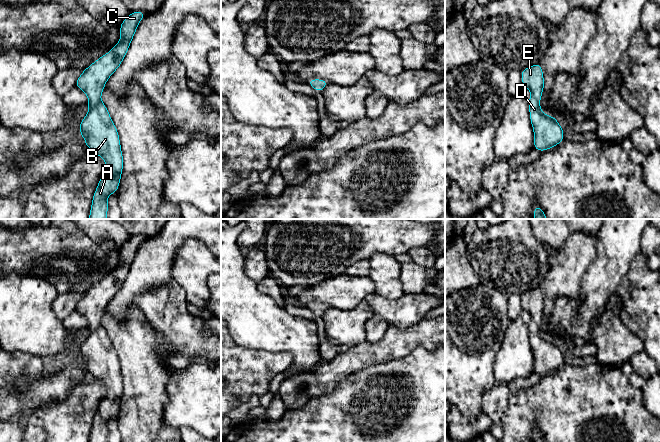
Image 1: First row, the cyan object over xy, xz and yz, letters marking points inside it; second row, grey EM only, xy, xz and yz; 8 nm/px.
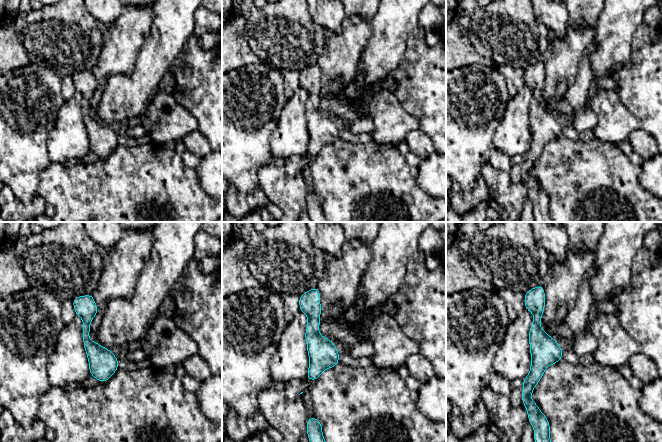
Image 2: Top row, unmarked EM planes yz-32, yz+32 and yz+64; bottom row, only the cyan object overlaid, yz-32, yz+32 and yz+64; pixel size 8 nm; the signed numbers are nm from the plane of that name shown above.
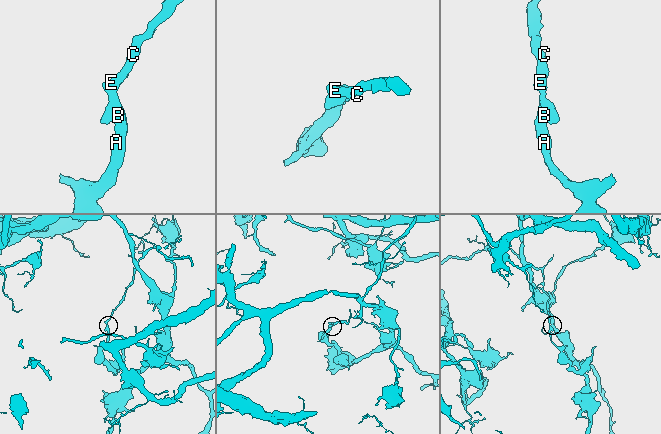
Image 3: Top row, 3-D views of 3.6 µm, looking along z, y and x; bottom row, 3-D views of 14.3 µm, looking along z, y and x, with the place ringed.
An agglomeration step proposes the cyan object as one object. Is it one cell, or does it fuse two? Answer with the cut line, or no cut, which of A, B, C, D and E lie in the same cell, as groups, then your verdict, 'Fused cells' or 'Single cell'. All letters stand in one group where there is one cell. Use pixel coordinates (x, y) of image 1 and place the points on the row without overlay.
No split. Groups: A B C D E. Single cell

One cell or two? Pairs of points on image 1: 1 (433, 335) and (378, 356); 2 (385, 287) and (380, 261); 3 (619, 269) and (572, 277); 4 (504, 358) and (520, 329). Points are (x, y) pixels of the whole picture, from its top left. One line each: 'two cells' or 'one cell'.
1: one cell
2: one cell
3: two cells
4: one cell

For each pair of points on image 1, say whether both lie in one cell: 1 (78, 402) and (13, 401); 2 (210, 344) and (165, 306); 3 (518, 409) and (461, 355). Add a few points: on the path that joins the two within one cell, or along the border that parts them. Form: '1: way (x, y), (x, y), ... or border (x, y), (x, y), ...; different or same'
1: border (70, 391), (62, 400), (50, 400), (34, 410); different
2: way (199, 340), (176, 317); same
3: border (497, 383), (483, 394), (482, 406); different

